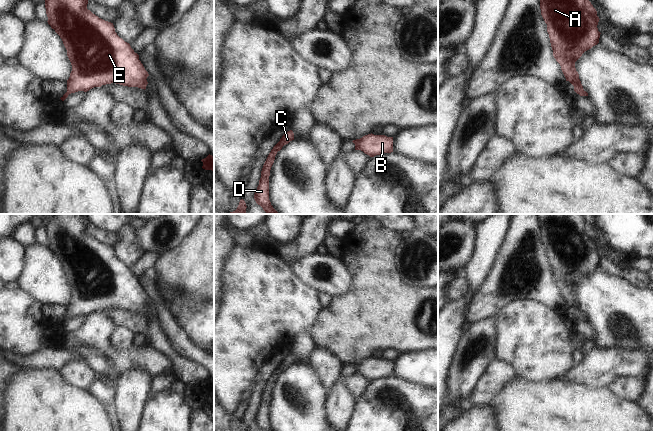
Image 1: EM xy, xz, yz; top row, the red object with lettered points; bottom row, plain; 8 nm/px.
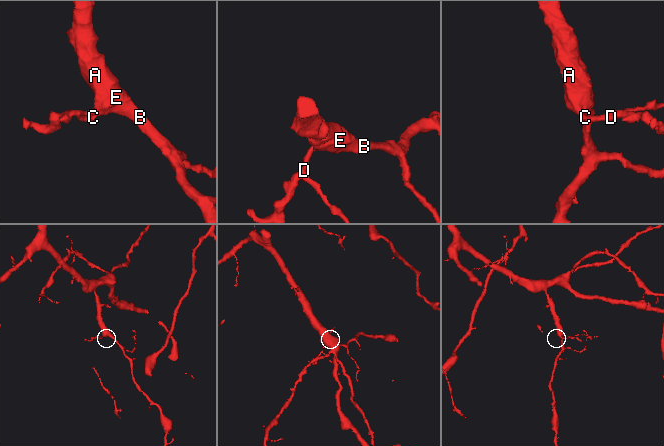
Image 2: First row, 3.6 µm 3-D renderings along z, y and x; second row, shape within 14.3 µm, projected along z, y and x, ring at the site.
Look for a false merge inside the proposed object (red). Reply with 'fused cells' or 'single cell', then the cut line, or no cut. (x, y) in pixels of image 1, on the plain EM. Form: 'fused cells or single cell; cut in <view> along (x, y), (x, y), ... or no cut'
single cell; no cut

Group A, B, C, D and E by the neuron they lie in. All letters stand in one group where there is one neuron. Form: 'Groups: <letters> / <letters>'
Groups: A B C D E

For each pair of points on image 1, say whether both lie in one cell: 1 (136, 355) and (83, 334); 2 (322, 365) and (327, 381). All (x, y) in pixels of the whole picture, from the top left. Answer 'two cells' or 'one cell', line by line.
1: one cell
2: one cell

